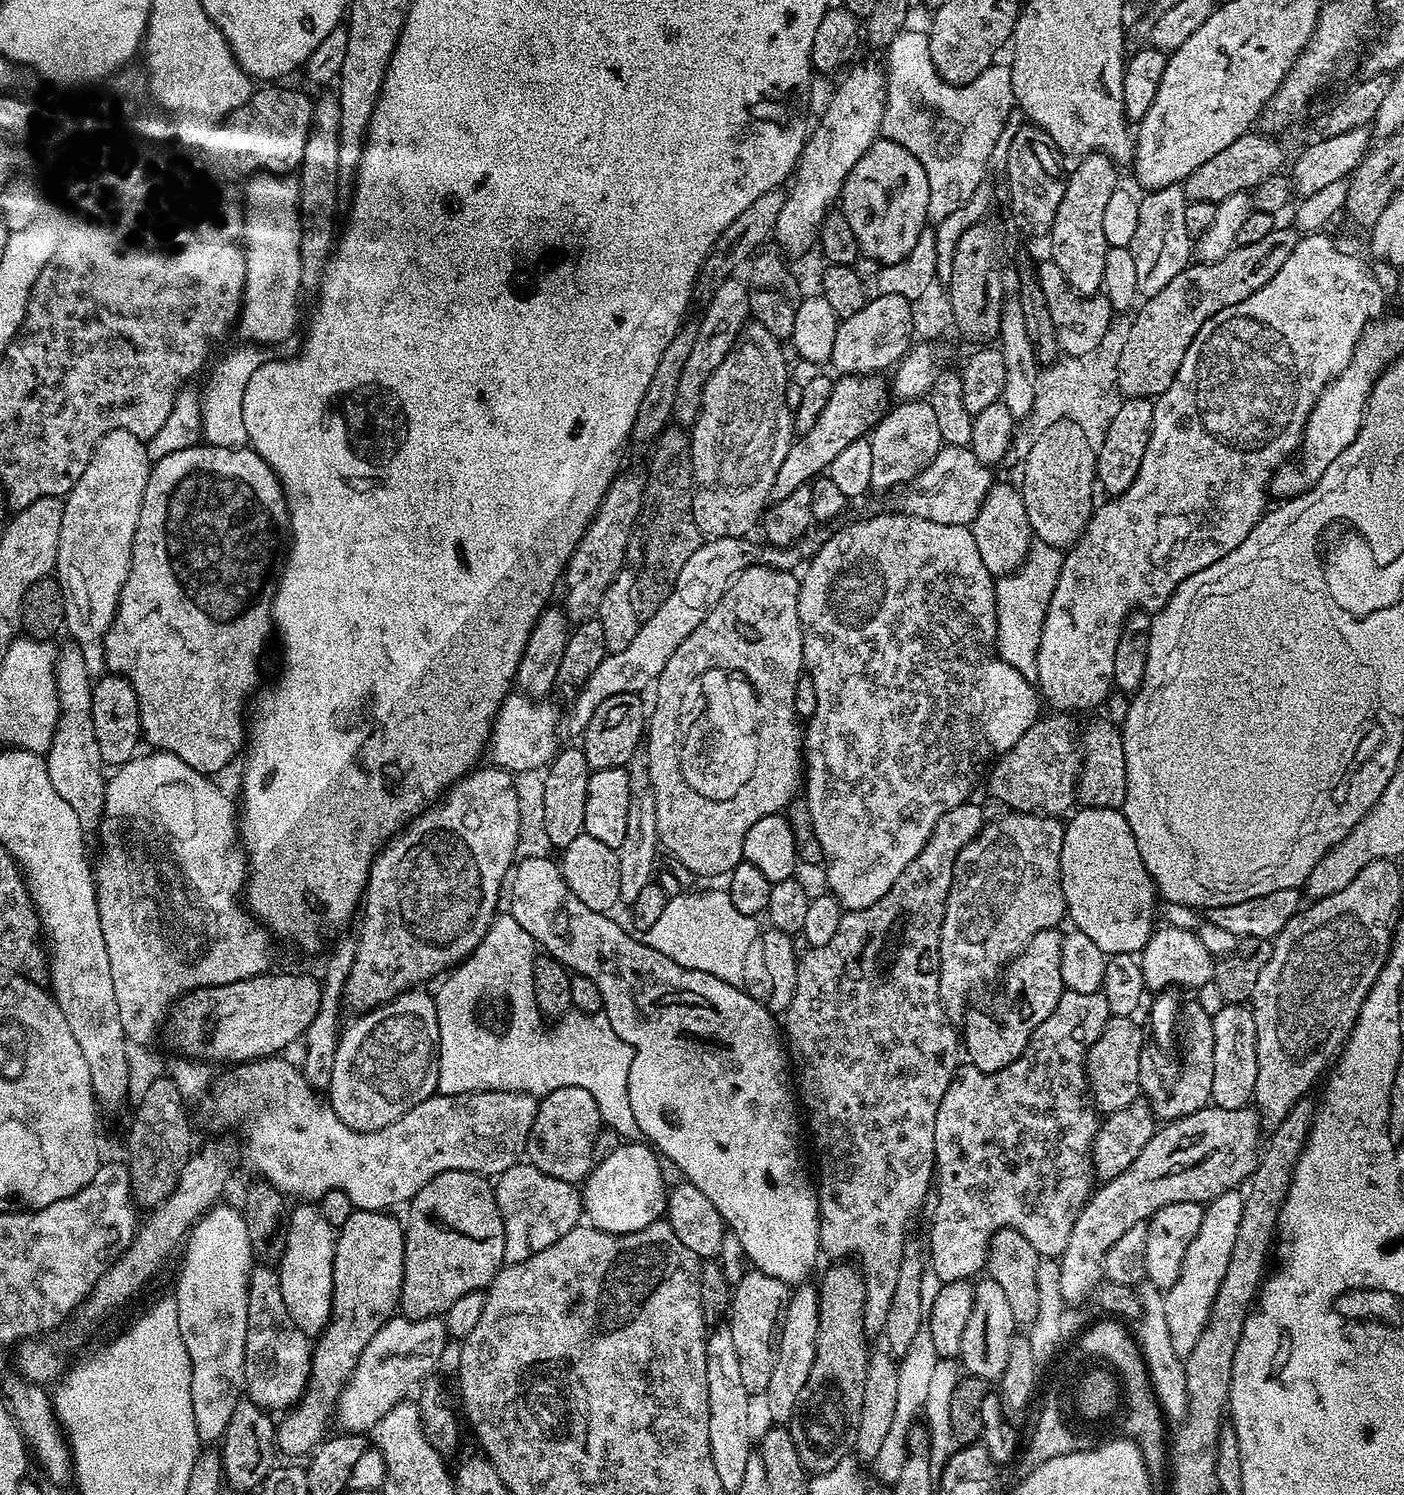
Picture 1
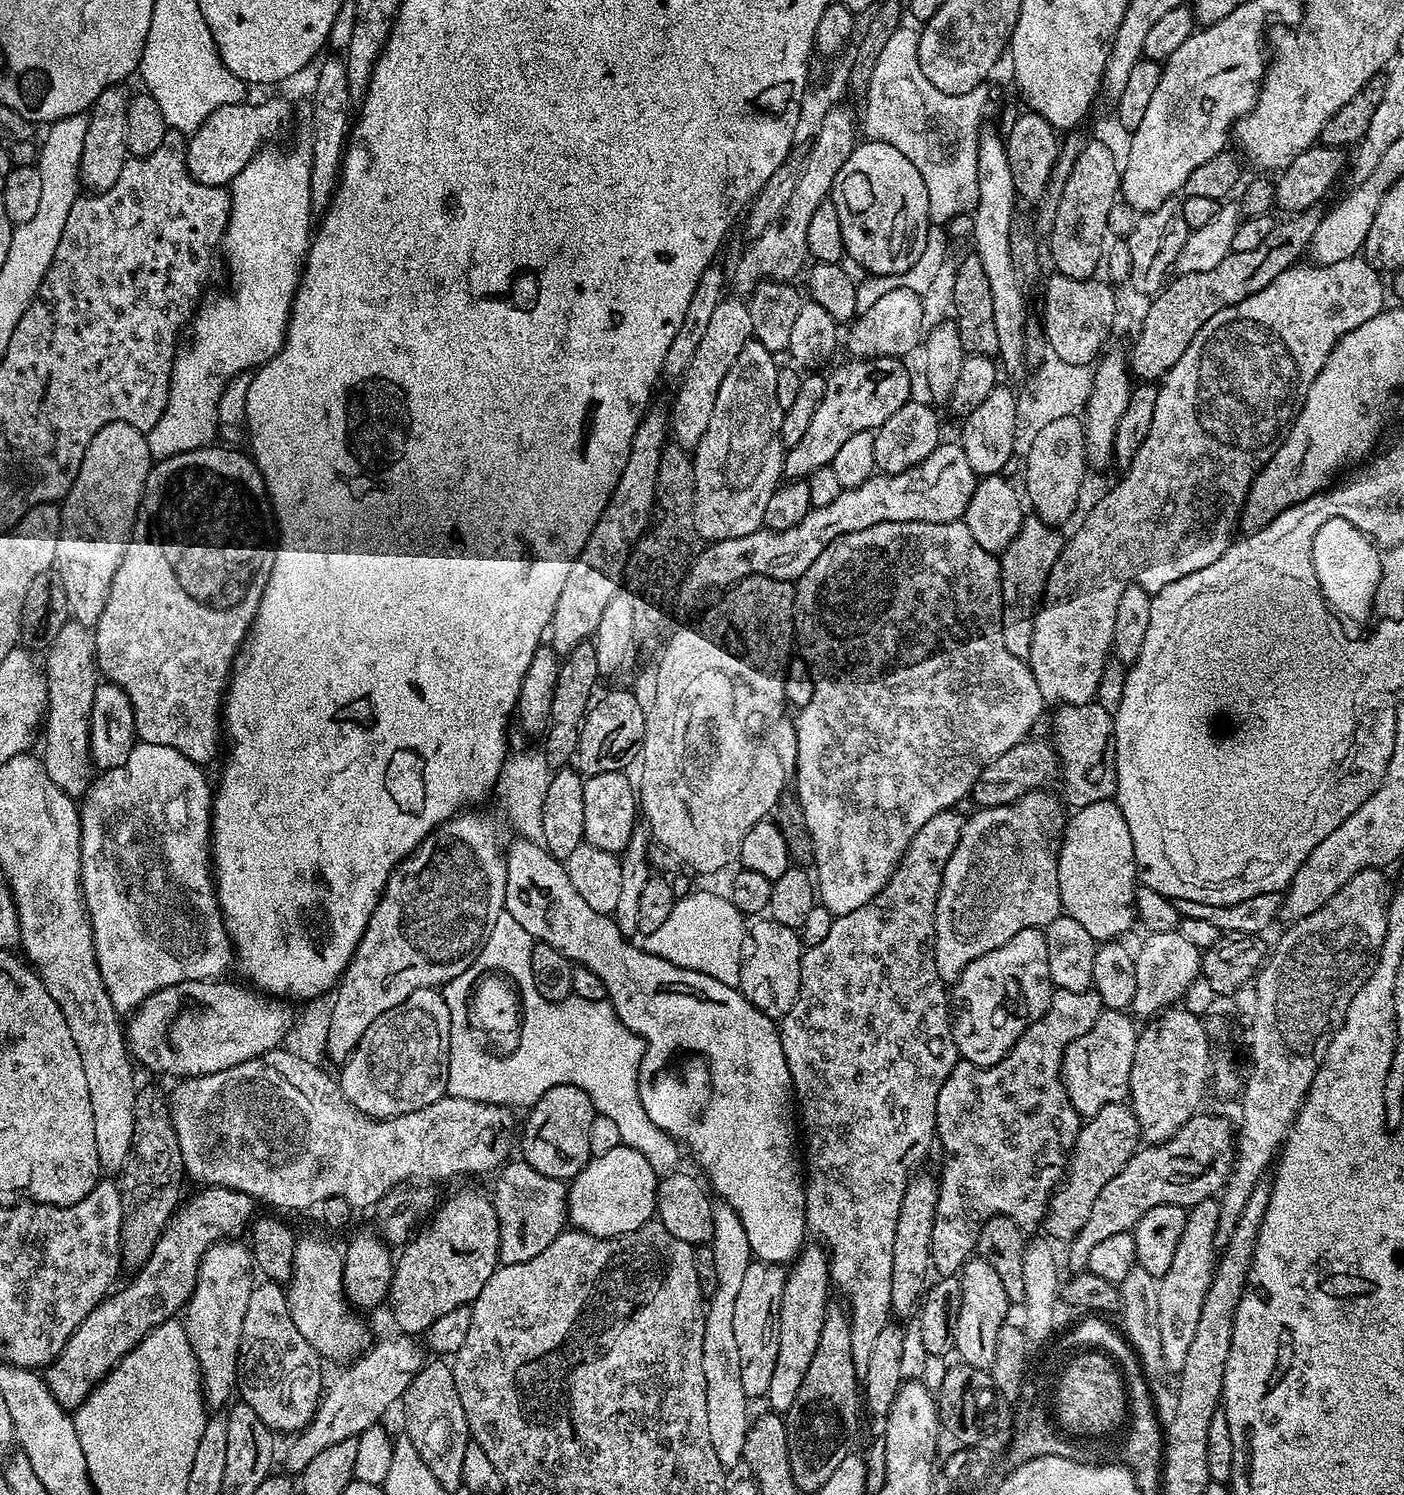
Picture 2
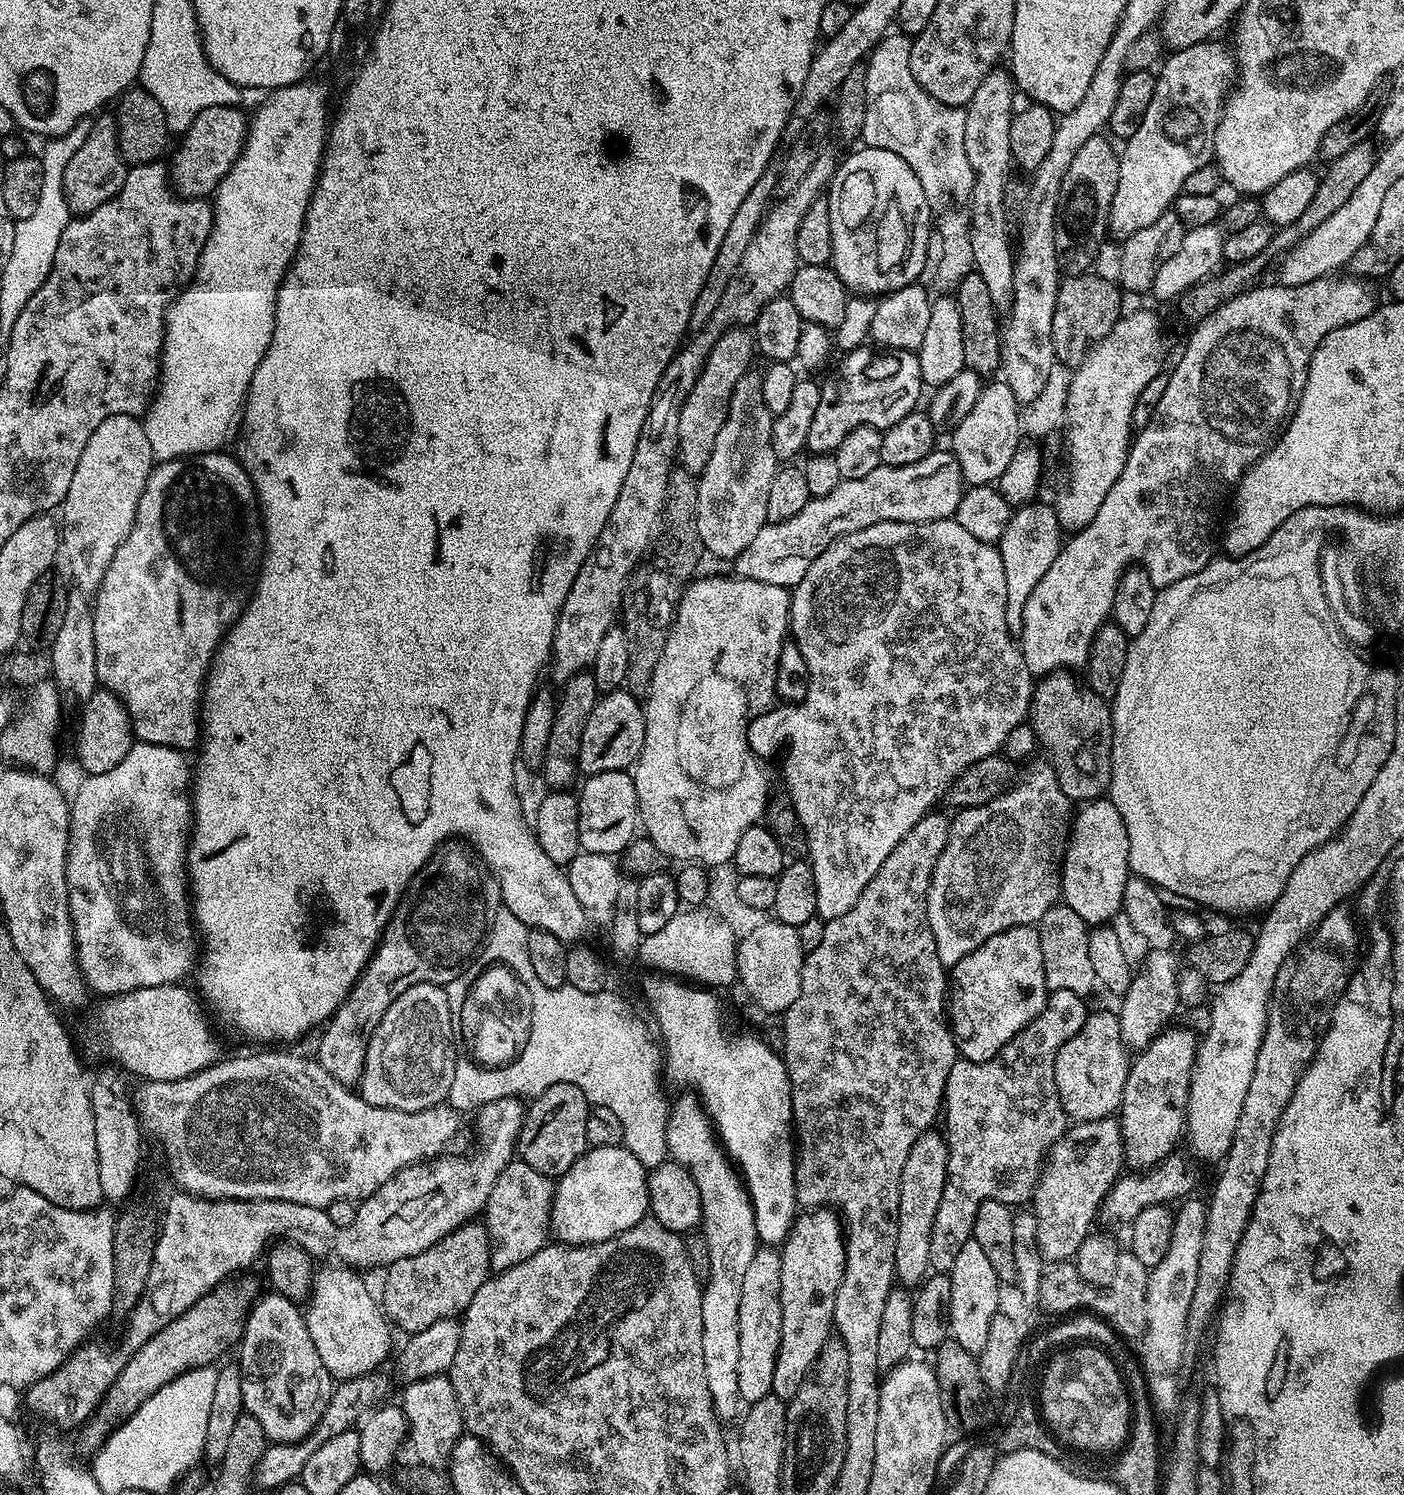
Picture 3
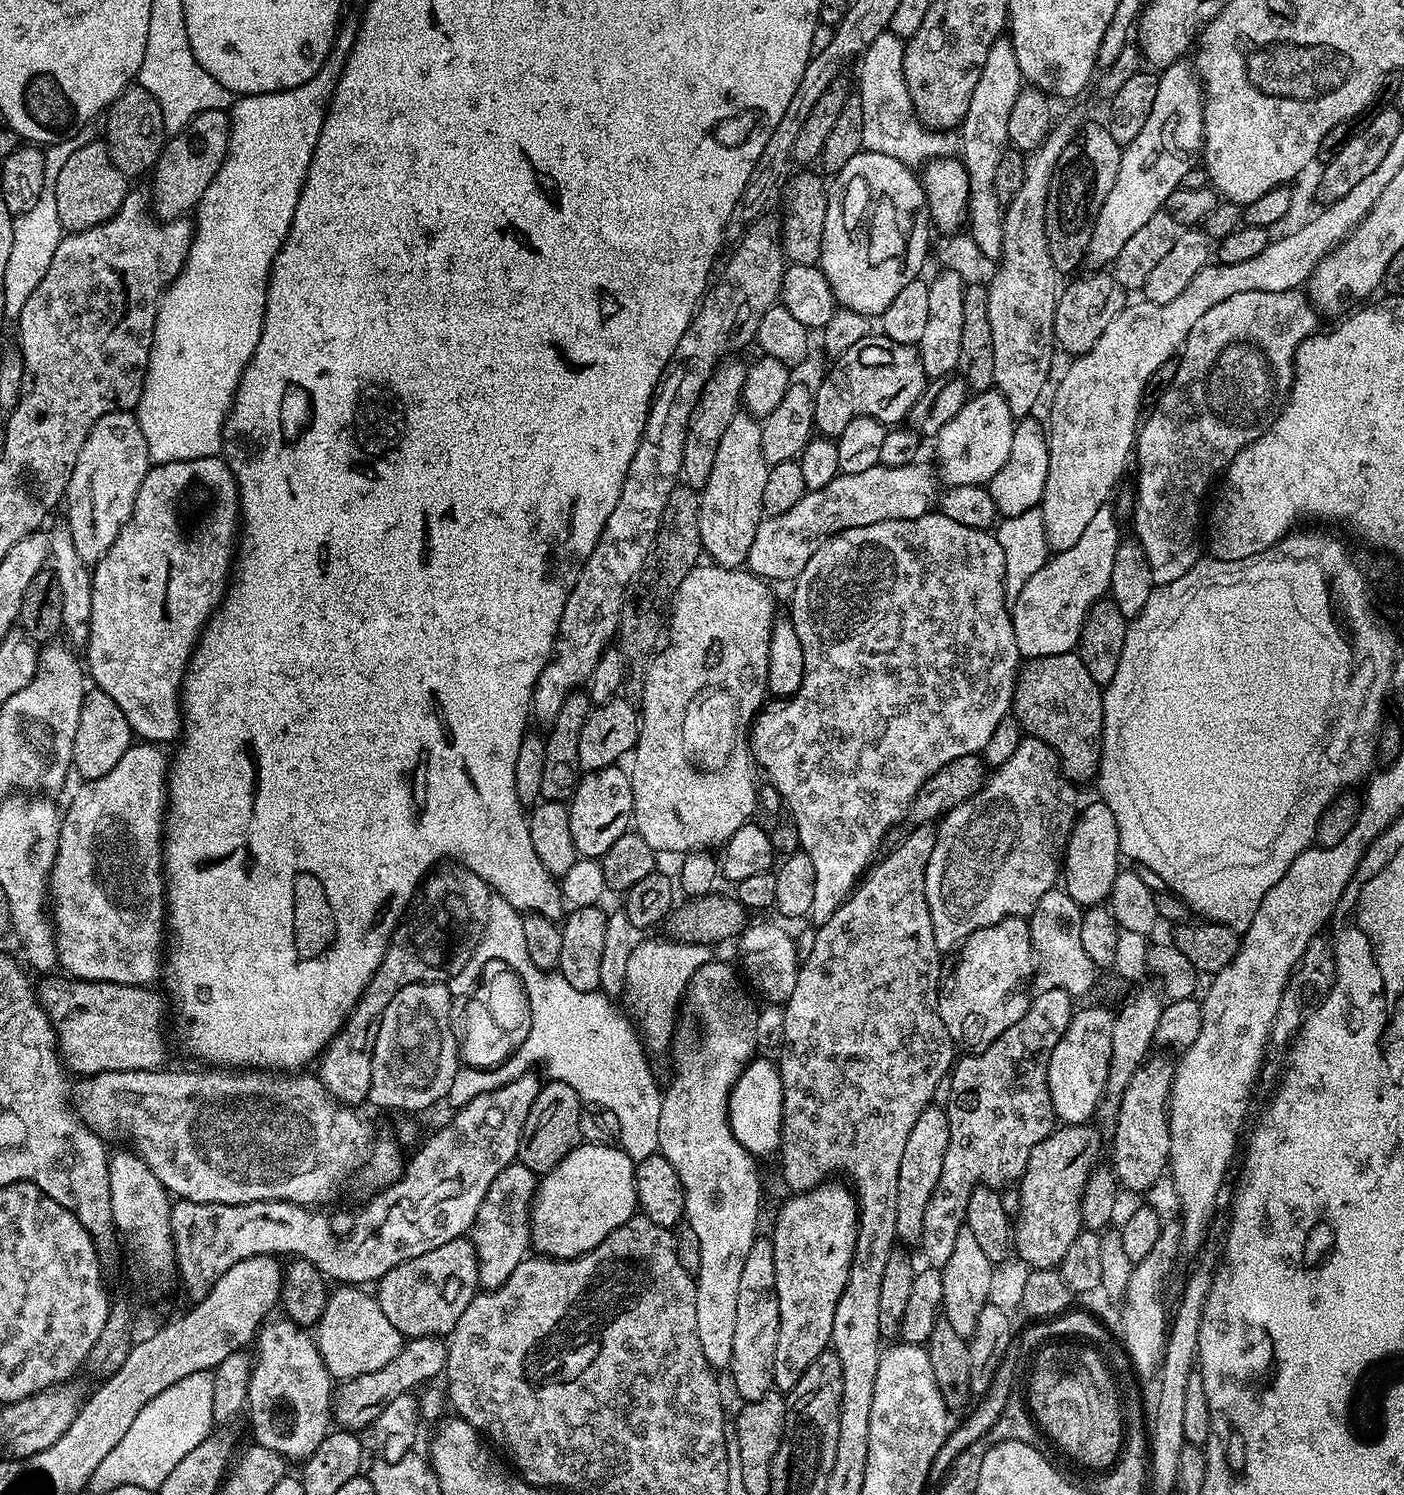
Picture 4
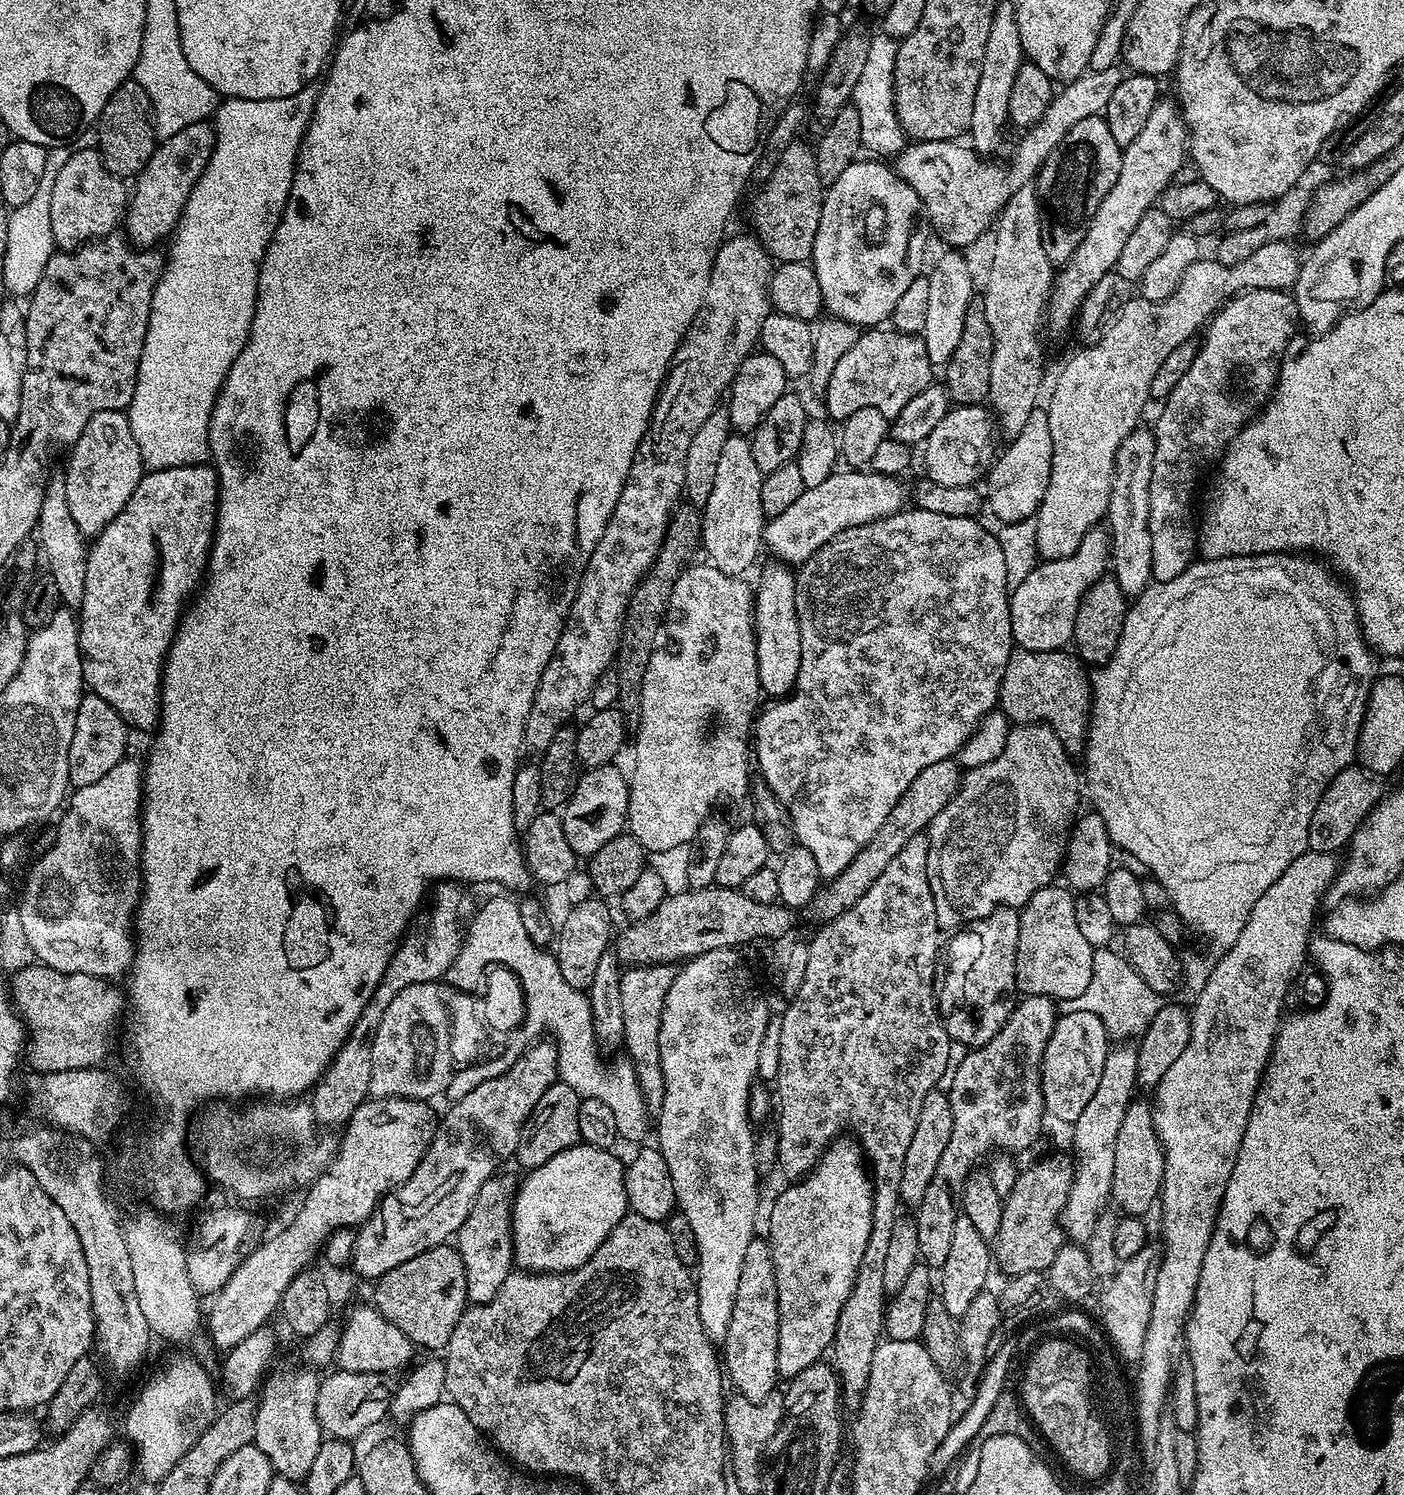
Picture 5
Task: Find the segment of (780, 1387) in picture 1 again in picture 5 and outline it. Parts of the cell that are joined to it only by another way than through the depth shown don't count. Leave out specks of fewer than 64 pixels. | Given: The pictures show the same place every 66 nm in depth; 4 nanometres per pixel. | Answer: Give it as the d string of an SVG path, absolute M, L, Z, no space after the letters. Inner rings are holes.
M844 1134L828 1145L807 1176L787 1186L772 1204L766 1239L774 1258L778 1286L778 1373L791 1378L802 1374L806 1366L821 1363L823 1356L820 1355L831 1349L838 1314L842 1314L842 1306L850 1298L862 1254L866 1254L866 1242L870 1240L872 1177L859 1140Z

